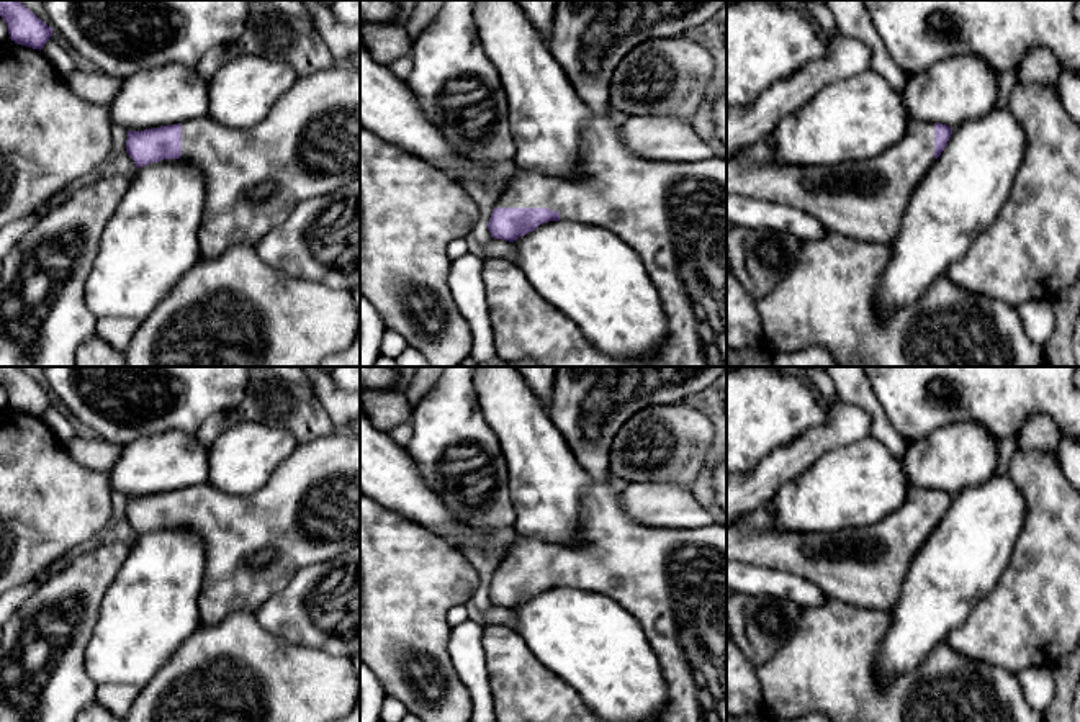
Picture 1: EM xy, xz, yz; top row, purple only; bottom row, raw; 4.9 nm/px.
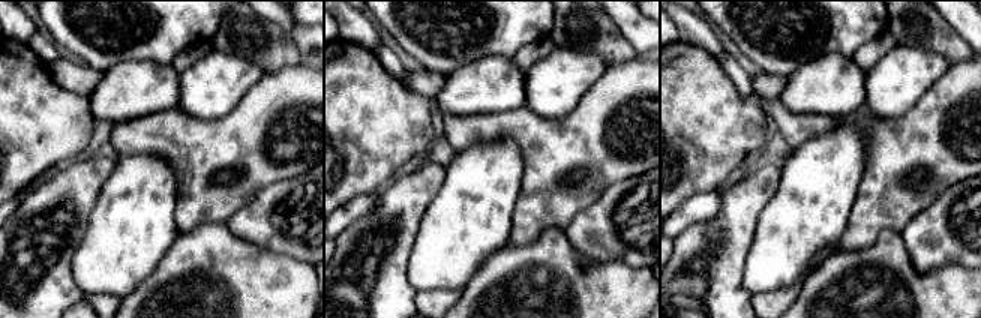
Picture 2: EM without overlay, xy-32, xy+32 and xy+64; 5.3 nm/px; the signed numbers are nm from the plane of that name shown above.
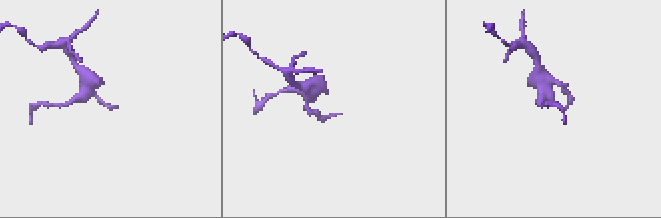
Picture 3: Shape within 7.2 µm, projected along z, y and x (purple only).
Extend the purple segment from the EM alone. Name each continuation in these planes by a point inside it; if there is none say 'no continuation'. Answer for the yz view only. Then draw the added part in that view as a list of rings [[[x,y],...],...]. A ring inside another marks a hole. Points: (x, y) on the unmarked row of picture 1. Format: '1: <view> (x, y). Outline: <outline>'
1: yz (866, 567). Outline: [[[910,486],[897,511],[866,529],[843,529],[825,534],[787,532],[774,526],[771,508],[763,506],[727,526],[727,562],[789,571],[846,604],[890,611],[900,598],[910,562],[934,527],[934,490],[915,486]]]

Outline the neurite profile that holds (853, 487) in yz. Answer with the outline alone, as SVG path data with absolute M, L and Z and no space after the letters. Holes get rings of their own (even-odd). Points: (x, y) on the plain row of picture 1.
M867 435L821 455L767 506L781 530L825 534L882 522L900 509L908 490L902 460Z

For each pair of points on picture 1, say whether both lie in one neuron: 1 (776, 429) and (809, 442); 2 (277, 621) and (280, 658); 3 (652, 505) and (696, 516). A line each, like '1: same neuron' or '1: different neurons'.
1: different neurons
2: different neurons
3: same neuron

